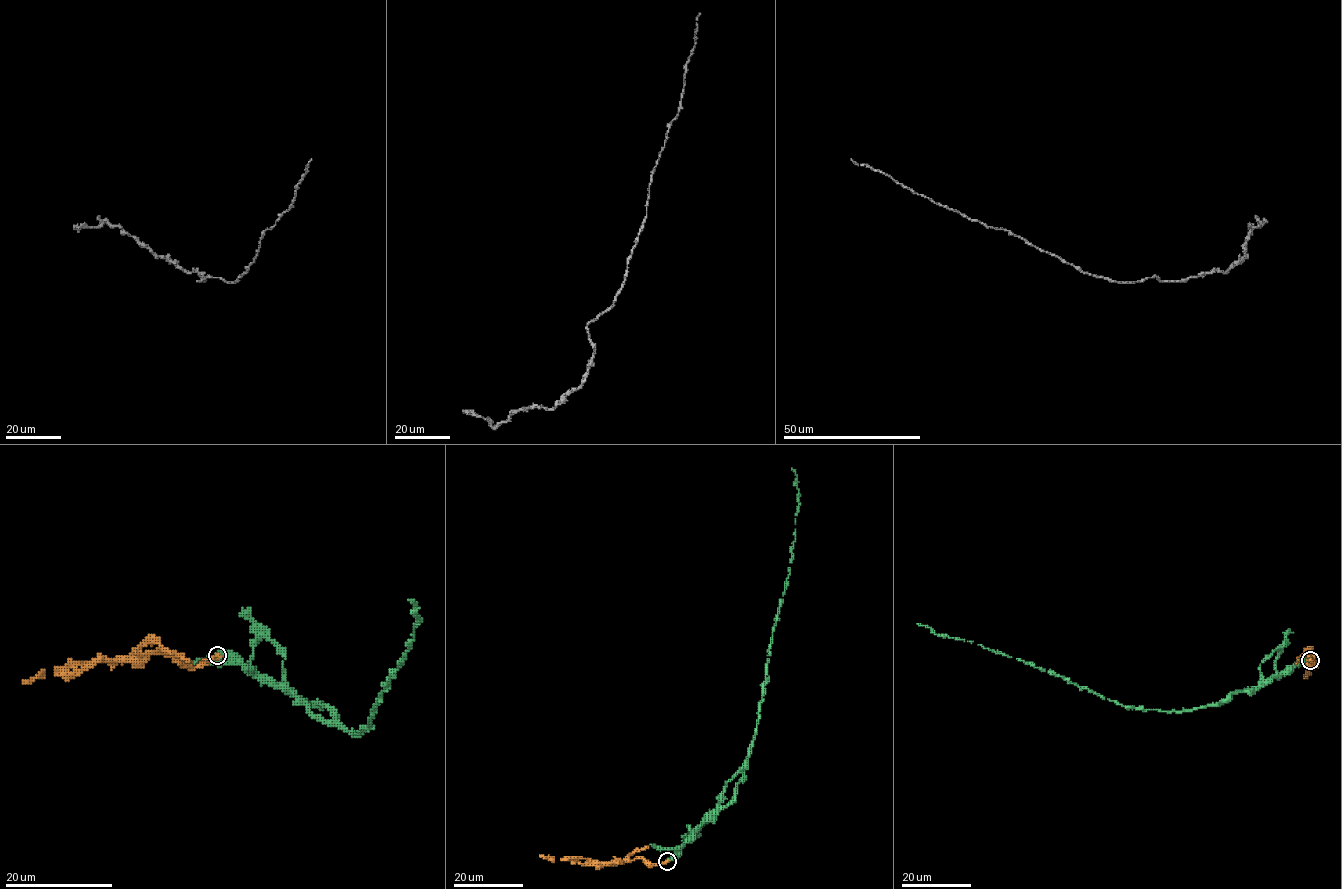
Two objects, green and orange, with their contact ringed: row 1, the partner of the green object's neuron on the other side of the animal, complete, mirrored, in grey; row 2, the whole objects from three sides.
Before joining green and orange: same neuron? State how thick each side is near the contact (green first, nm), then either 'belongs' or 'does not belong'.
480/480 nm | belongs

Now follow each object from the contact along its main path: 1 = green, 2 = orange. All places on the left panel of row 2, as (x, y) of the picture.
1: (217, 655), (235, 657), (287, 689), (314, 714), (358, 734), (368, 726), (420, 622), (416, 603), (409, 599)
2: (217, 655), (197, 666), (187, 666), (160, 653), (144, 653), (136, 661), (89, 661), (45, 670), (22, 682)

